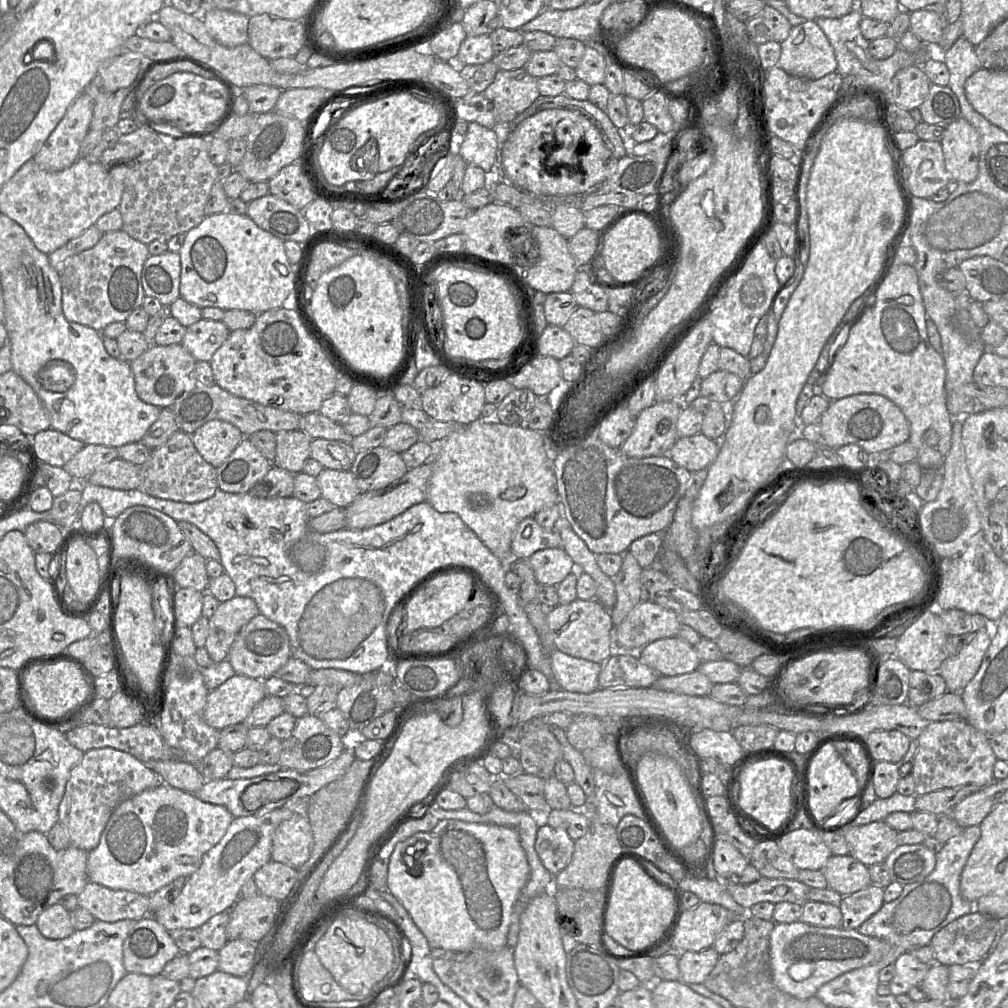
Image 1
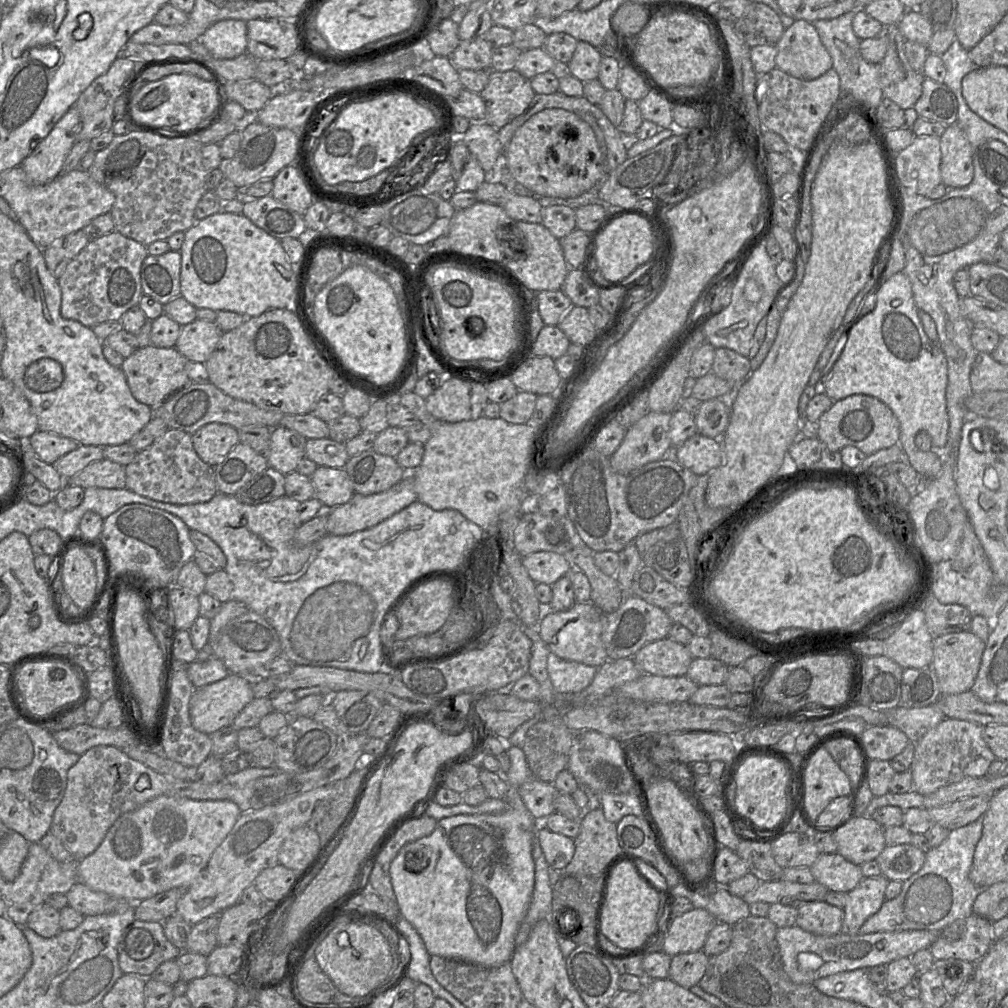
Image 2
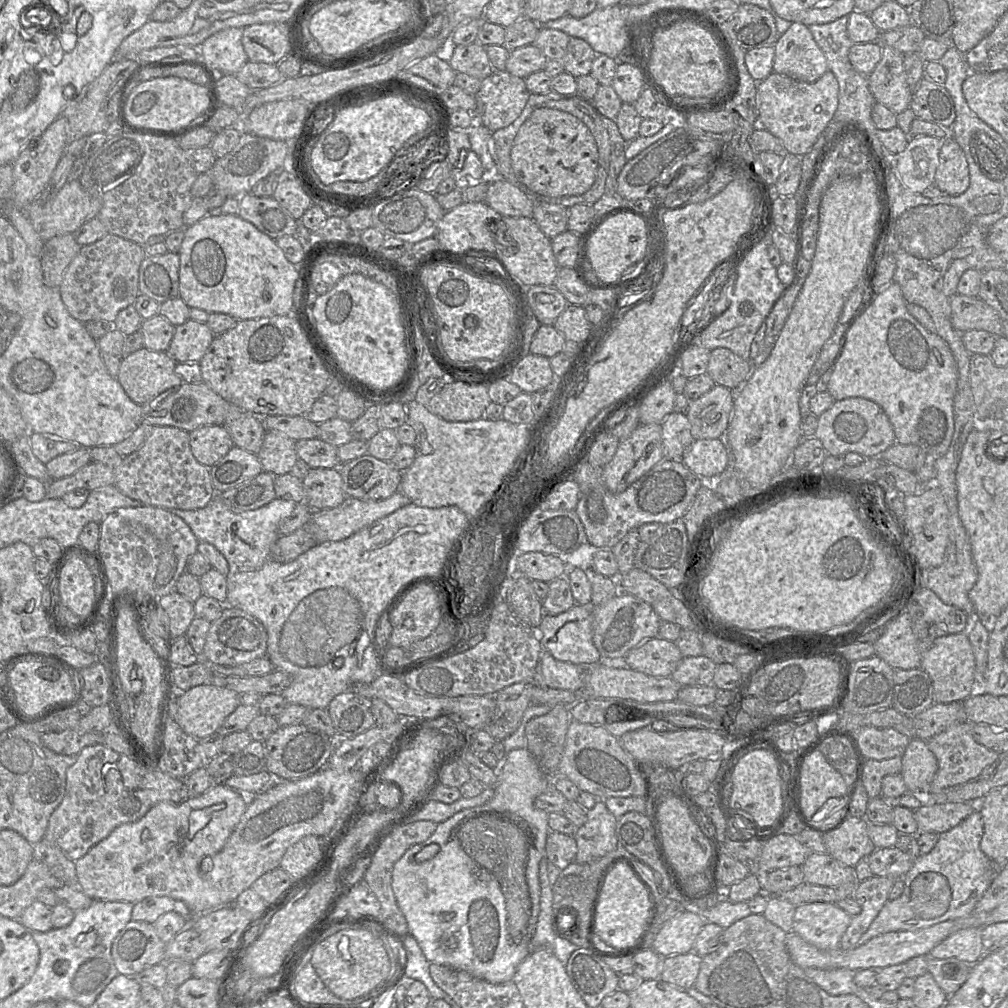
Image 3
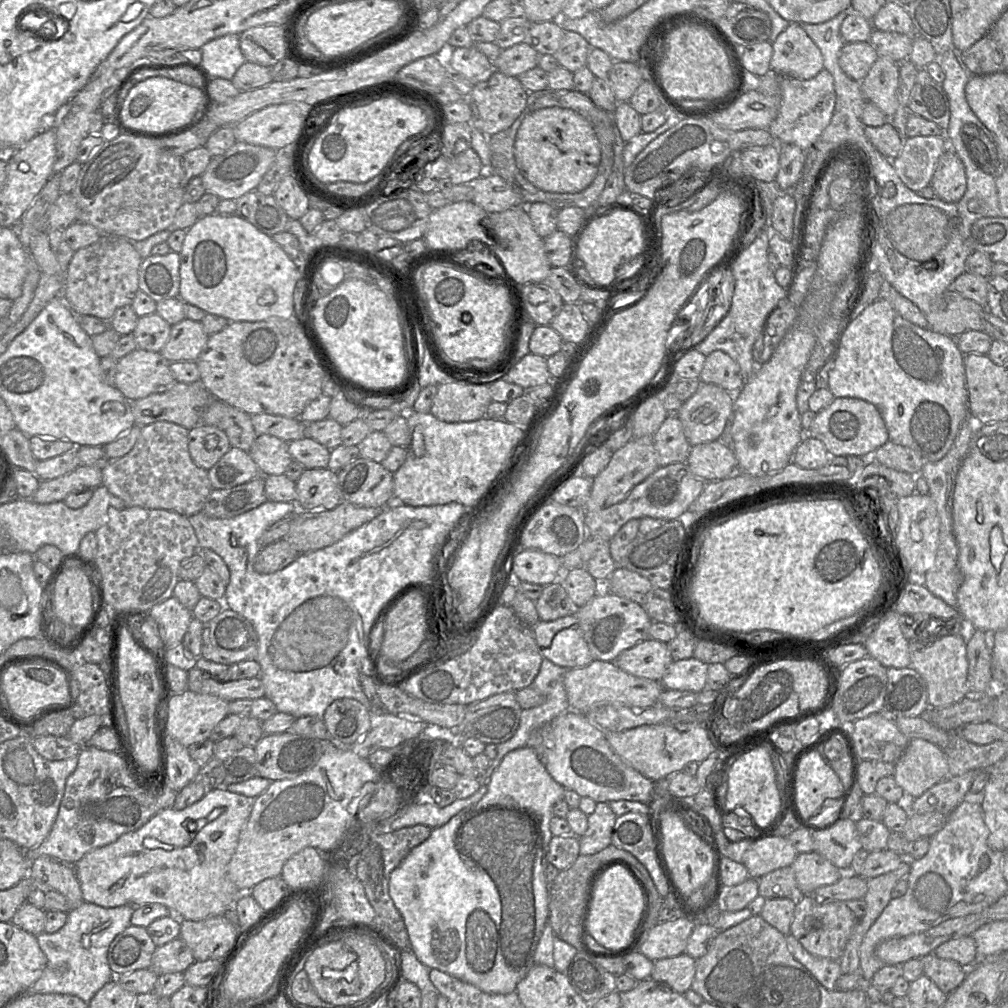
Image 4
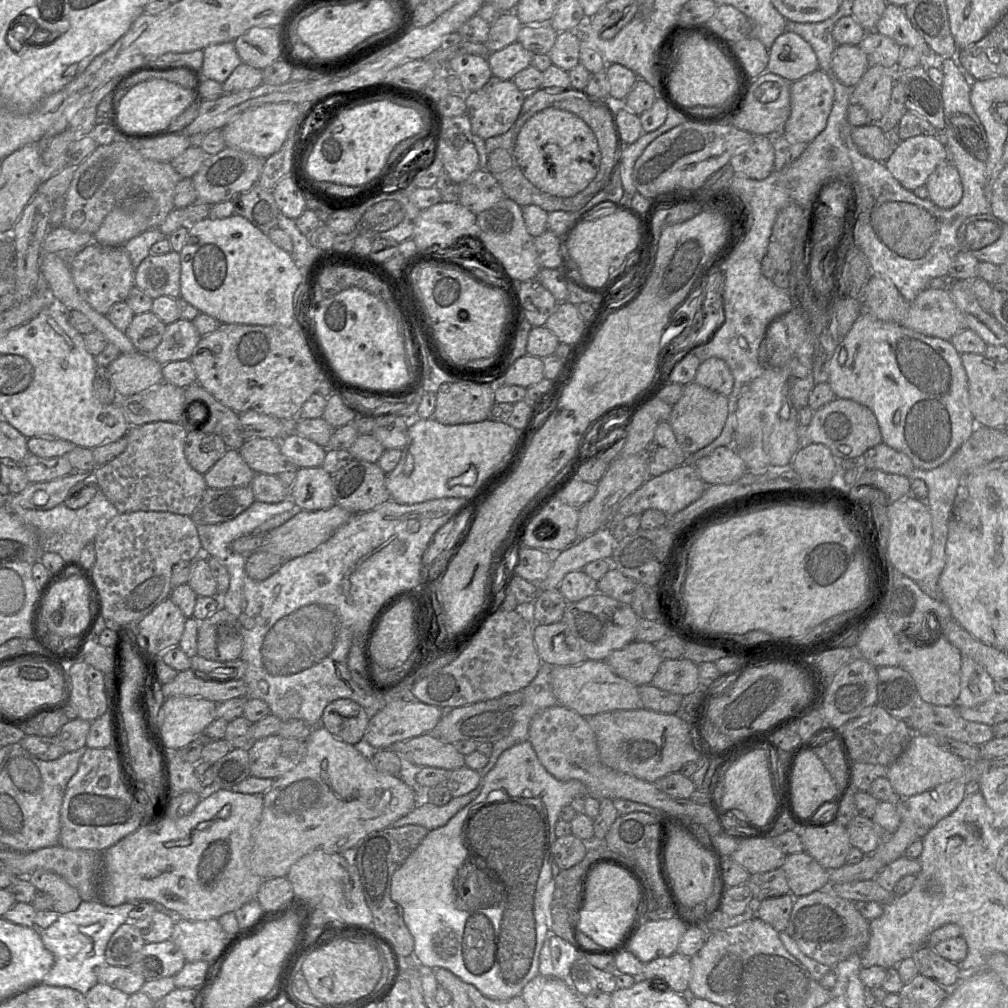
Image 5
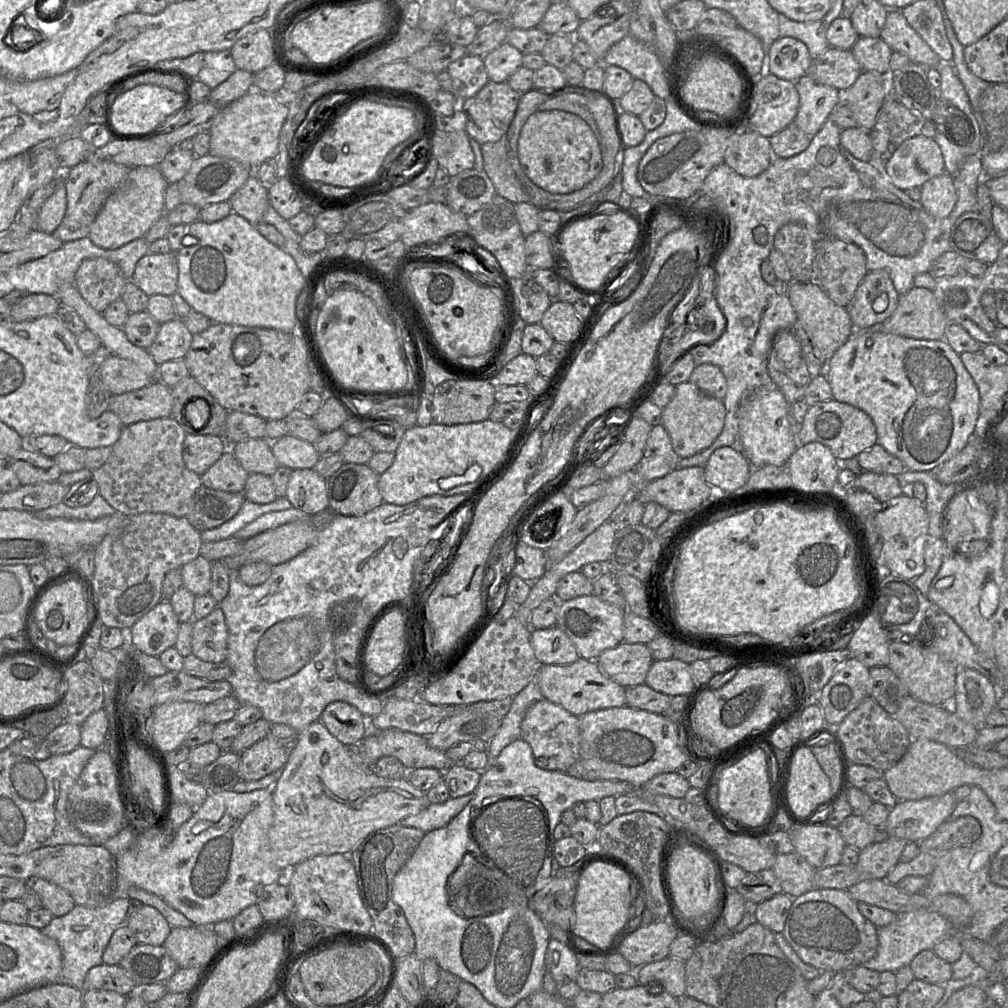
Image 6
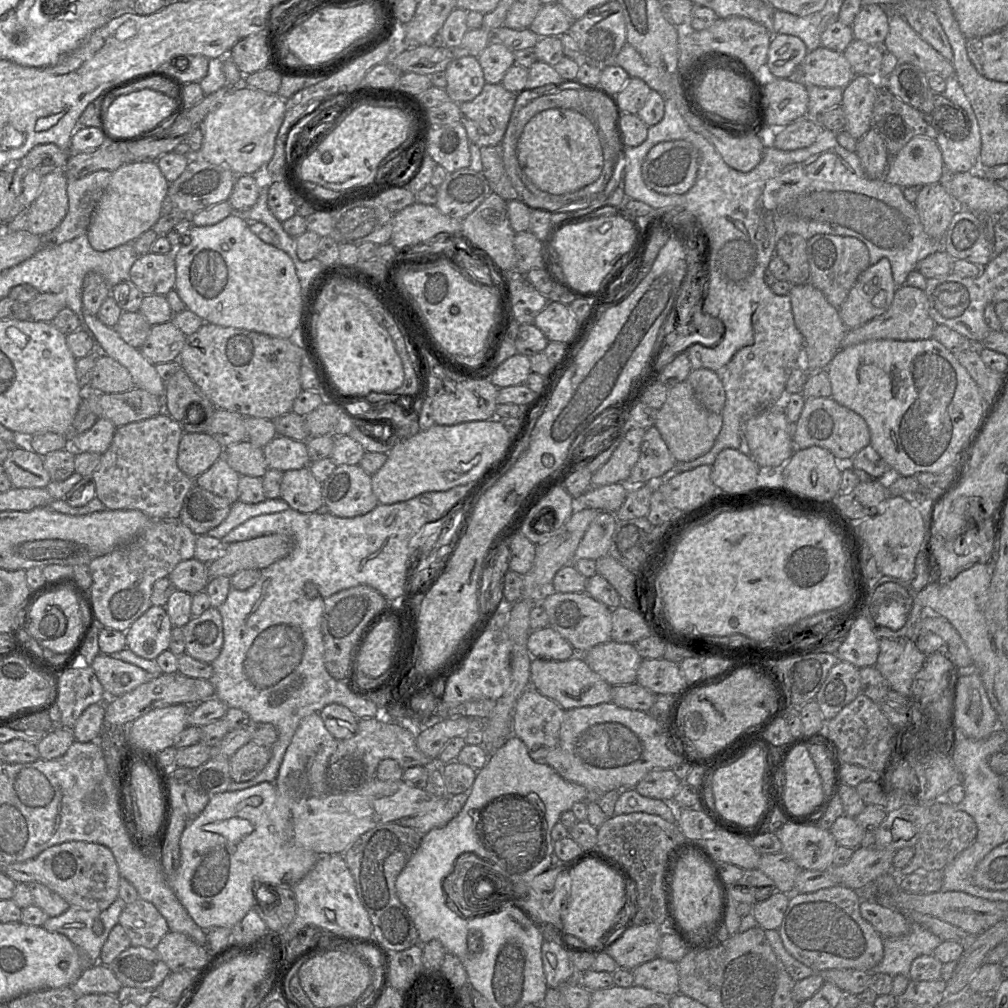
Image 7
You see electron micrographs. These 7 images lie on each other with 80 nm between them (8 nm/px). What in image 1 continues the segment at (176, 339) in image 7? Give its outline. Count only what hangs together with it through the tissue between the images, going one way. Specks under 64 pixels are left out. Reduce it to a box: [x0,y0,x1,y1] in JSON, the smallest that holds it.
[181,318,230,362]

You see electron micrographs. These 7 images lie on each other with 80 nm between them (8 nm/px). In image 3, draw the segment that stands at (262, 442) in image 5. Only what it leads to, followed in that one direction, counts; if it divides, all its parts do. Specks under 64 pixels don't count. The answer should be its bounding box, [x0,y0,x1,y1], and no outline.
[257,431,298,475]

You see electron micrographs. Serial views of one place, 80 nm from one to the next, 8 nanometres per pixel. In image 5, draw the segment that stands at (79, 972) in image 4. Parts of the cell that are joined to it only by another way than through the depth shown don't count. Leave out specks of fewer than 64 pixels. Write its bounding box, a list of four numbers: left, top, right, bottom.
[39,901,133,995]

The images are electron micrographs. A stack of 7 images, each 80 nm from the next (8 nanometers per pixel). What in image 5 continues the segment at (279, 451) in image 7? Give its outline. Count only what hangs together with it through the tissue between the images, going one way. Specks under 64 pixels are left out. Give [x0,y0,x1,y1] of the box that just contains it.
[278,432,327,468]

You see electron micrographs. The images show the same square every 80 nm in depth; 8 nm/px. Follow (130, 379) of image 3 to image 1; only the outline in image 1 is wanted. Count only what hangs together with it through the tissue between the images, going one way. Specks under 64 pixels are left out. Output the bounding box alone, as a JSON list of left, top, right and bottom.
[130,344,198,408]

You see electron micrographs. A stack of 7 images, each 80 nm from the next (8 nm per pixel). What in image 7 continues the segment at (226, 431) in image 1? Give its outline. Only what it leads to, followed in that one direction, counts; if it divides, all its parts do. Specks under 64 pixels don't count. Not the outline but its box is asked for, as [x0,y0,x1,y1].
[177,433,224,479]

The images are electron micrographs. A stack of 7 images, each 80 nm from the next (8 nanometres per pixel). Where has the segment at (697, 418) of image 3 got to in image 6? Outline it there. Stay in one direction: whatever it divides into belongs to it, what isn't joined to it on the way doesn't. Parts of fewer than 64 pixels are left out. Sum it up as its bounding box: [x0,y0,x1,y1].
[661,381,726,458]

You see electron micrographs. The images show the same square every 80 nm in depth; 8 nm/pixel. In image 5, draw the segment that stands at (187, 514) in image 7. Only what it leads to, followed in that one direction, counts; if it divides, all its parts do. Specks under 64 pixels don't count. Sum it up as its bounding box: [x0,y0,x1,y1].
[191,485,254,525]

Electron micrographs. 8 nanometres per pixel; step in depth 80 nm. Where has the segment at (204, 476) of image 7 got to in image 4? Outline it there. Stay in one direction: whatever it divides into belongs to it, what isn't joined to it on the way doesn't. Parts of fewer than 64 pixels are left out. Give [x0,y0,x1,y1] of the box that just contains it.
[208,447,260,489]

